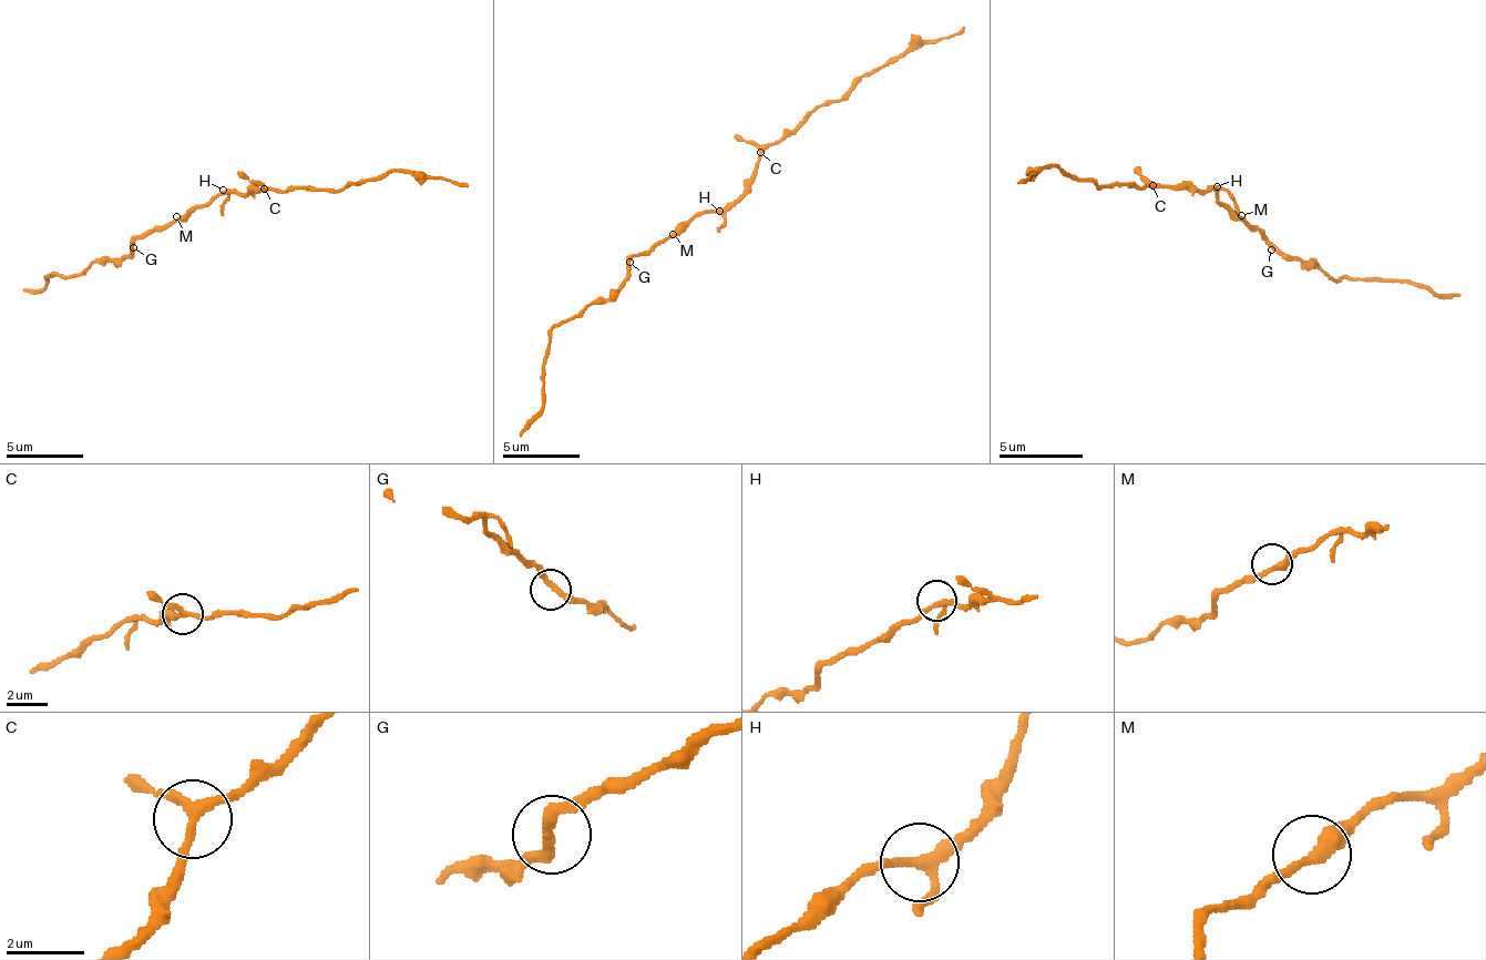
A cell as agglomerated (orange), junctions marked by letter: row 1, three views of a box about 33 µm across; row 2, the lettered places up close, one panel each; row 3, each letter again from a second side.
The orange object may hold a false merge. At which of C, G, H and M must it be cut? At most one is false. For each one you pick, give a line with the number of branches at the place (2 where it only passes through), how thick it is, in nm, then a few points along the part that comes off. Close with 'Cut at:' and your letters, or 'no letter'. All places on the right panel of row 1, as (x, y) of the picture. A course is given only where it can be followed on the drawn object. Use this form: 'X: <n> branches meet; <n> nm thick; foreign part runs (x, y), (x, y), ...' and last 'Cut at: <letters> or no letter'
Cut at: no letter

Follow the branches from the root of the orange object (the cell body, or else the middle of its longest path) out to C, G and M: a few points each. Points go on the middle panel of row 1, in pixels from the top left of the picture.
C: (707, 211), (727, 207), (746, 187), (746, 180), (754, 172), (754, 164), (761, 153)
G: (707, 211), (692, 215), (660, 242), (653, 242), (629, 262)
M: (707, 211), (692, 215), (673, 234)

